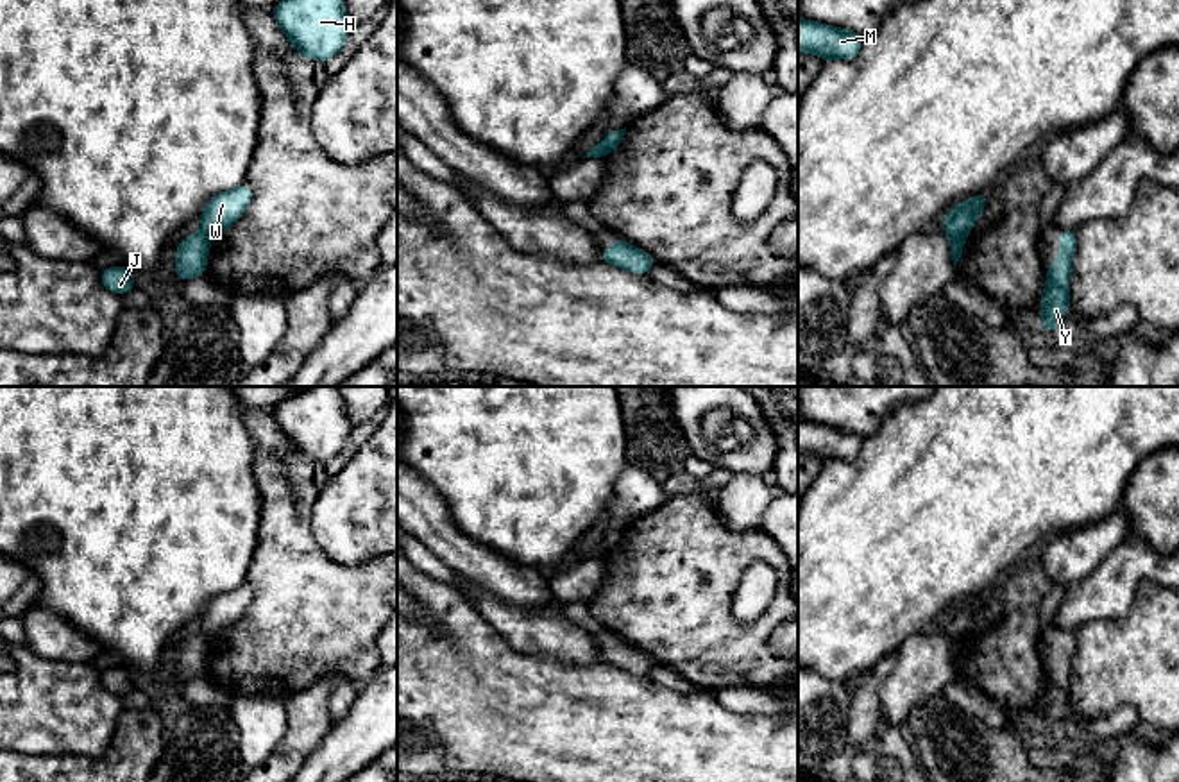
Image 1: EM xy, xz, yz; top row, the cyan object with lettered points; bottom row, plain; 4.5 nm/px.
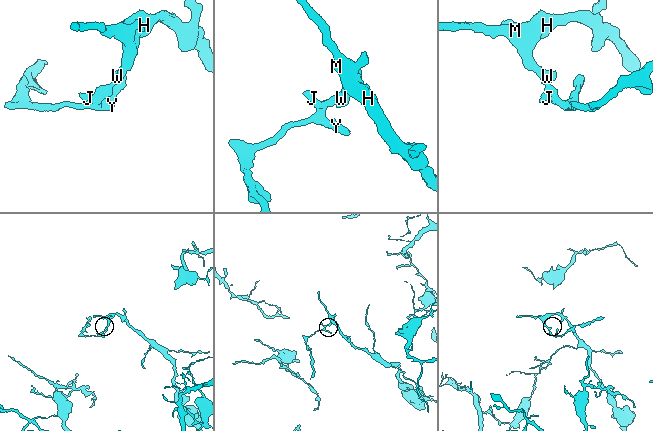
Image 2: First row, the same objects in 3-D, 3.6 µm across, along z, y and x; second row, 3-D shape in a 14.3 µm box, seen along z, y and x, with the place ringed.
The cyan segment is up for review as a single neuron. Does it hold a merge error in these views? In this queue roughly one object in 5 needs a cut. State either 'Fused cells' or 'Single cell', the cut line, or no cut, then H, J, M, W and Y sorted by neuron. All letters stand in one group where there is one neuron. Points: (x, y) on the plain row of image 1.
Fused cells. Split along yz (965, 634), (950, 639). Groups: H M W / J Y

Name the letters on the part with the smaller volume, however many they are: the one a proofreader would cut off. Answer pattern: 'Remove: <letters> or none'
Remove: J, Y

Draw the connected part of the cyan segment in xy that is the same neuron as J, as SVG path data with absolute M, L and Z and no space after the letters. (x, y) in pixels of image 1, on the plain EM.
M123 666L100 671L100 682L116 696L125 696L136 689L131 669Z

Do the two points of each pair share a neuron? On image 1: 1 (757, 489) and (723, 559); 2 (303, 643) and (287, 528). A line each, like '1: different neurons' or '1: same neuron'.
1: different neurons
2: same neuron

